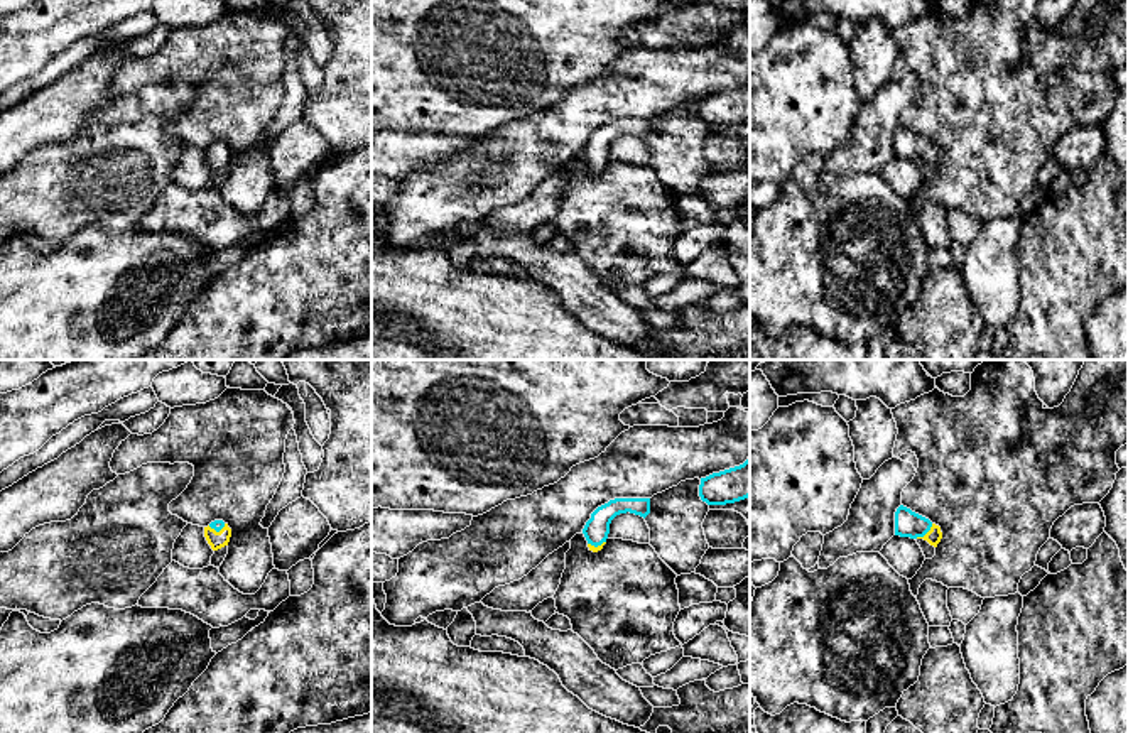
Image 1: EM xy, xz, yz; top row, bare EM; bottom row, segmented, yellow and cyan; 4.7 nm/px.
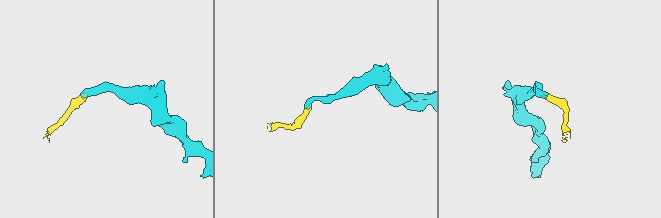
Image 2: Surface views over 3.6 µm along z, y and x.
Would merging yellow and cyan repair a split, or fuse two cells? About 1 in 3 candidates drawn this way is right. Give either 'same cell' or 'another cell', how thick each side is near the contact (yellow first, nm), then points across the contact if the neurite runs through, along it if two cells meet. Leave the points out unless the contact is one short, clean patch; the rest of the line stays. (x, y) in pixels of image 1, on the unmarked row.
same cell; calibres 70 and 130 nm; way yz (934, 157), (926, 156), (919, 149), (907, 146)

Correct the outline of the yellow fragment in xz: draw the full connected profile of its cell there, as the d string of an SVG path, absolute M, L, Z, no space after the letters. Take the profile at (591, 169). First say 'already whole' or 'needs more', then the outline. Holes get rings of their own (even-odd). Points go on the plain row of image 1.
needs more; M615 120L598 128L583 150L589 172L598 174L603 171L611 142L626 133L645 140L650 135L650 120Z

